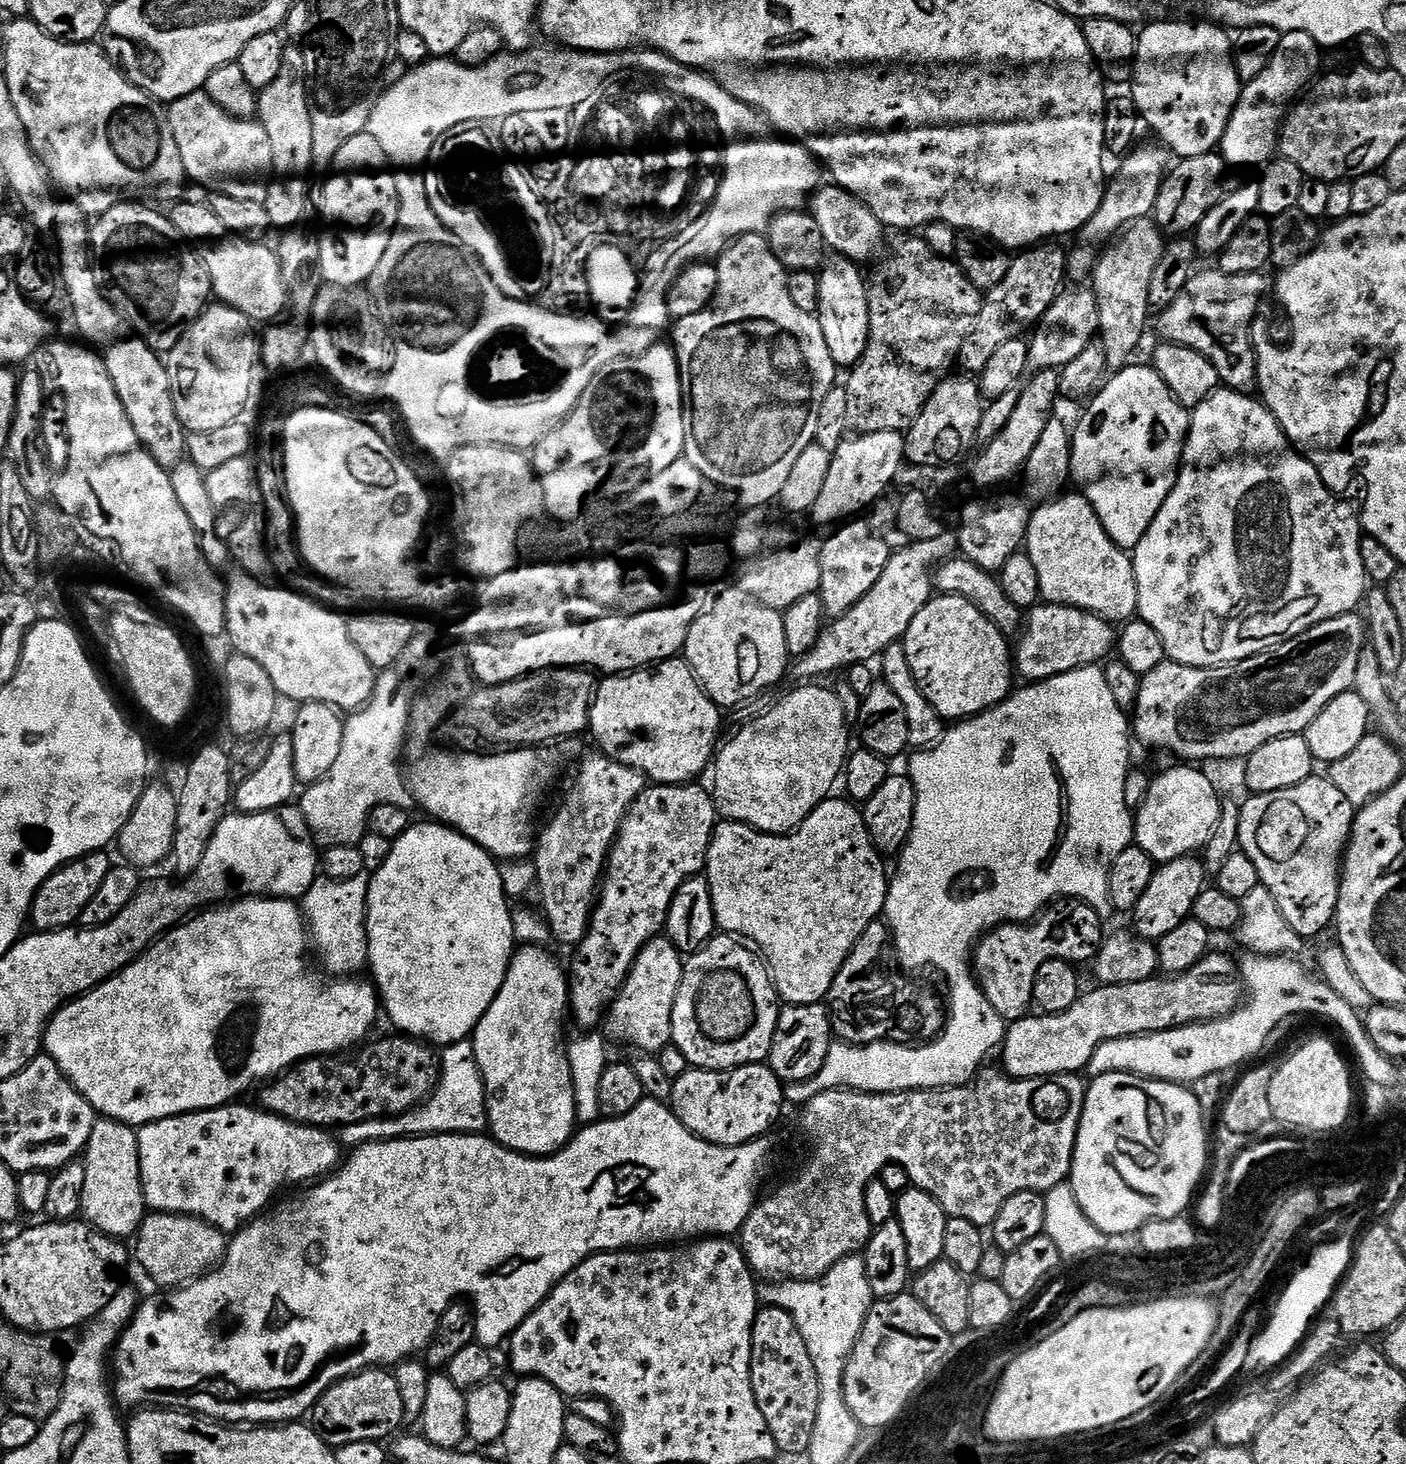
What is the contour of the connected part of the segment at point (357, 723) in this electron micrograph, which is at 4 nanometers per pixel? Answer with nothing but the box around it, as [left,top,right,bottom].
[298,670,414,845]

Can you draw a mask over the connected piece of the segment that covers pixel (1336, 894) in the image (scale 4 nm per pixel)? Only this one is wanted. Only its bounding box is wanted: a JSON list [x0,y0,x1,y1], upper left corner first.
[1239,774,1354,938]

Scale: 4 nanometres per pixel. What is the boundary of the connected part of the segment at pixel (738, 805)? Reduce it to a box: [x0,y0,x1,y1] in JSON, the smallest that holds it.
[710,682,850,834]

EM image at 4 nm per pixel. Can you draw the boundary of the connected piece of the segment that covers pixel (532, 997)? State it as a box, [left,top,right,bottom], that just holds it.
[470,946,578,1156]

